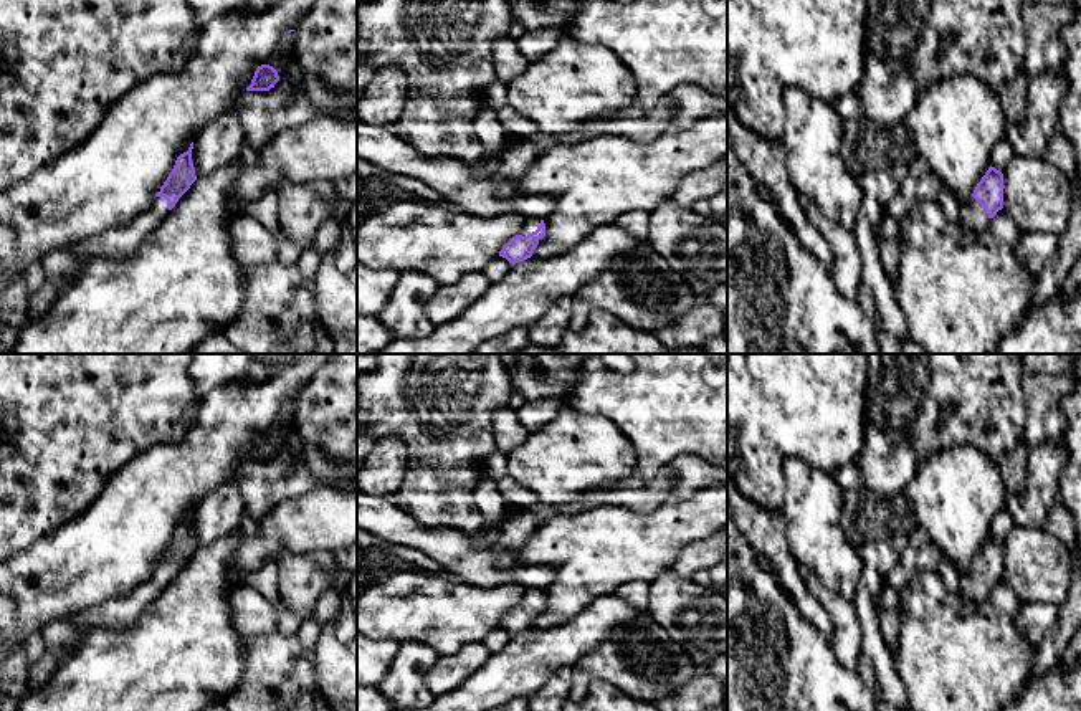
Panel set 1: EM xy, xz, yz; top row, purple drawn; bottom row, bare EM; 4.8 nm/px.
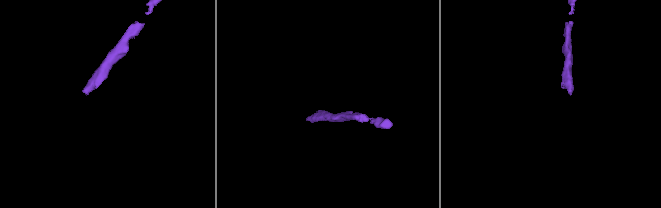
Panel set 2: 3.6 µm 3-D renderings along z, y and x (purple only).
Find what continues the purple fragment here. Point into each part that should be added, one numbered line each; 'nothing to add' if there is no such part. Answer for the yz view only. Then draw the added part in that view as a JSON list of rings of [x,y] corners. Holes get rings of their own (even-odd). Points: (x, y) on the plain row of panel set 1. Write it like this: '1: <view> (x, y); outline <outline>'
1: yz (972, 586); outline [[[972,567],[969,572],[960,575],[959,594],[974,602],[983,602],[990,595],[990,589],[982,575]]]

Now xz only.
1: xz (529, 596); outline [[[524,589],[524,594],[519,600],[519,605],[527,607],[529,604],[536,602],[539,597],[540,590],[539,589]]]

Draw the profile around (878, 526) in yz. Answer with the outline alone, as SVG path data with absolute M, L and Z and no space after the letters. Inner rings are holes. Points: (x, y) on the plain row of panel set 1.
M863 486L843 491L841 526L860 559L886 574L919 523L904 493L881 494Z

